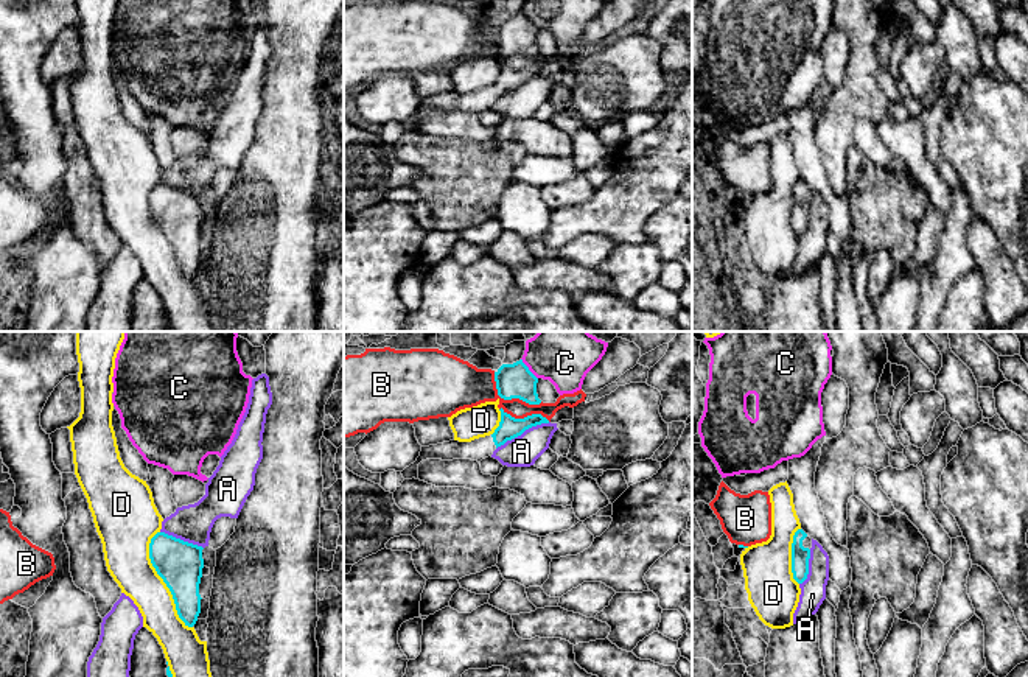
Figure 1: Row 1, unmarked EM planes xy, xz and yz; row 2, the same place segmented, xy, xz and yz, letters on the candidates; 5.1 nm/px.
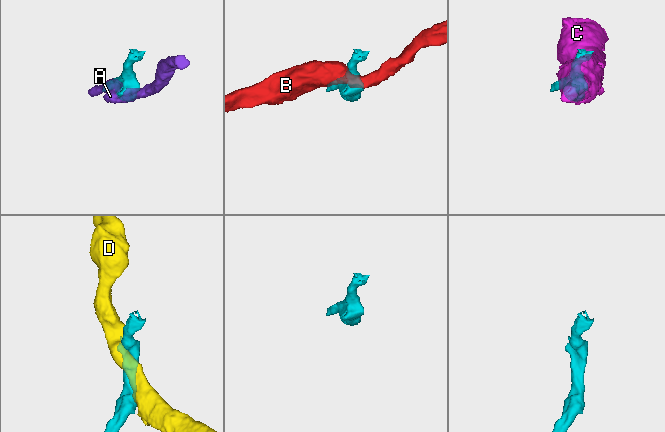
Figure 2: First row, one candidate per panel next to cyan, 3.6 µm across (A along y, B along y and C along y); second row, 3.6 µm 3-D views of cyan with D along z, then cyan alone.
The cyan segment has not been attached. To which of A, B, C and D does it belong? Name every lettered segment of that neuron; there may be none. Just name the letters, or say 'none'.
none

